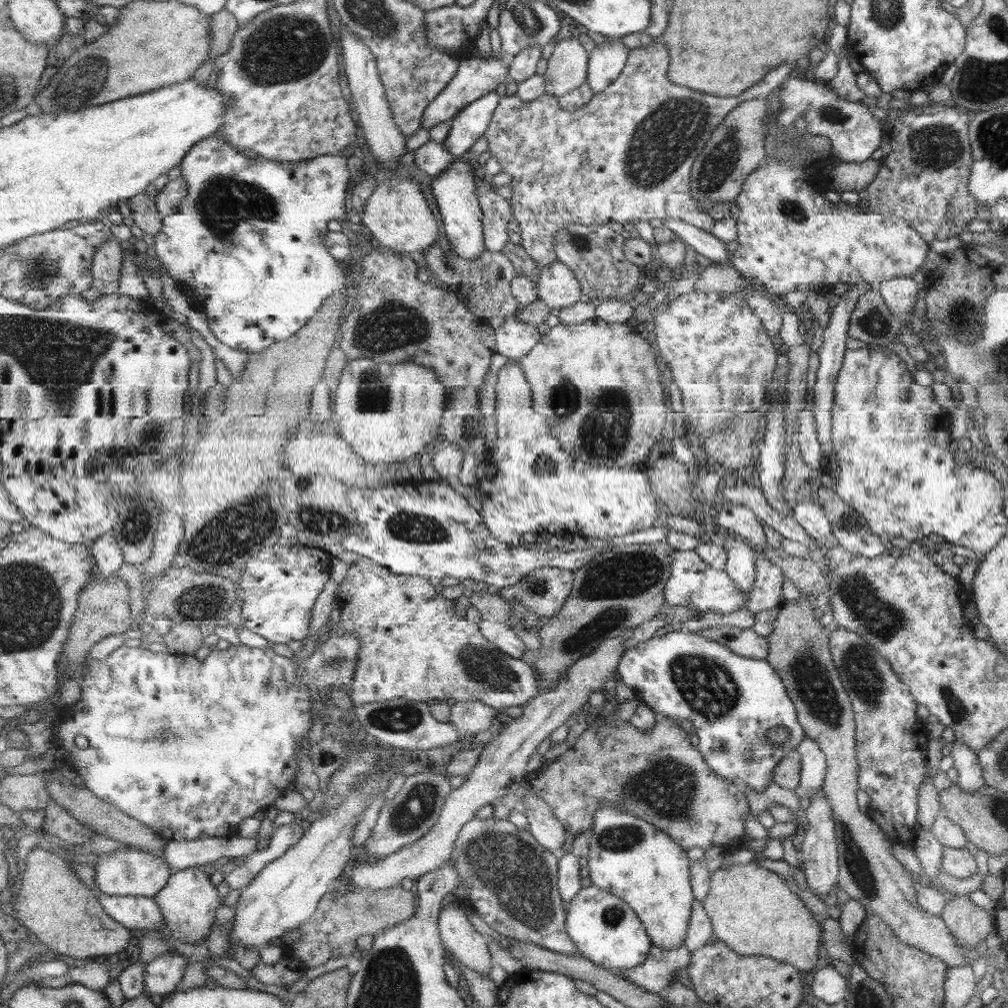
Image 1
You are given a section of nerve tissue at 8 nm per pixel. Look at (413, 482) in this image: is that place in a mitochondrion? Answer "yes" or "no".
no

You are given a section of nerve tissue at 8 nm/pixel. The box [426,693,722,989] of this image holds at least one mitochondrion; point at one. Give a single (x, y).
(510, 870)

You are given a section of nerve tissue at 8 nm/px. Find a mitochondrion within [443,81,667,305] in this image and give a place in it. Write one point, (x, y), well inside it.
(579, 240)

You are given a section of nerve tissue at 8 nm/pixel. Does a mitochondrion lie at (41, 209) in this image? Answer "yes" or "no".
no

